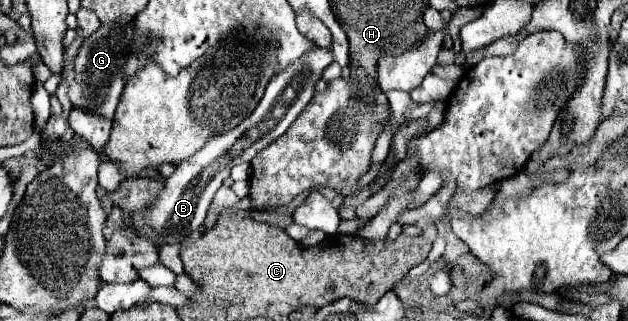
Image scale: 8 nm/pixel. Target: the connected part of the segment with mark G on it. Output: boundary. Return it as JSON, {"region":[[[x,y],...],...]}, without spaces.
{"region":[[[134,21],[128,23],[106,23],[100,25],[98,31],[84,39],[74,59],[74,79],[68,87],[68,99],[72,107],[84,109],[88,113],[102,115],[106,119],[114,117],[120,95],[124,91],[124,75],[126,61],[130,55],[130,45],[134,39]]]}

